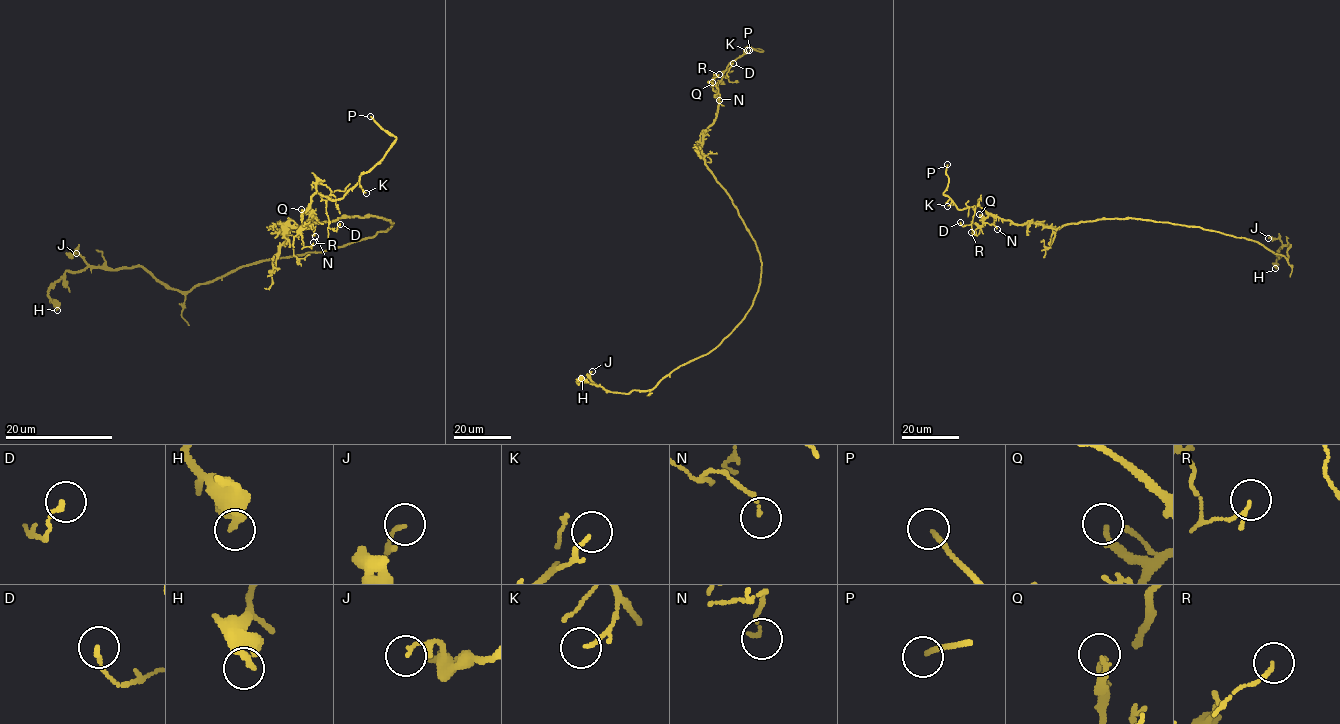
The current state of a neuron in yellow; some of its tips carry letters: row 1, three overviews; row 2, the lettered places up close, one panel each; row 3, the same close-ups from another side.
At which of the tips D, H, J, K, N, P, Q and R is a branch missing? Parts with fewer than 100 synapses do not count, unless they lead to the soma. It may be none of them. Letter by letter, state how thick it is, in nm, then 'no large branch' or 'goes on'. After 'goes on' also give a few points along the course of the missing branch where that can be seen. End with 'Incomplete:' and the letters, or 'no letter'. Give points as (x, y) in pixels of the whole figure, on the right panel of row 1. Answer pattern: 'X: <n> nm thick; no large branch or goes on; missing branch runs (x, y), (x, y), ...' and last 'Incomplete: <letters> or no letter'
D: 150 nm thick; no large branch
H: 440 nm thick; no large branch
J: 120 nm thick; no large branch
K: 150 nm thick; no large branch
N: 120 nm thick; no large branch
P: 170 nm thick; goes on; missing branch runs (947, 164), (950, 139), (942, 123)
Q: 180 nm thick; no large branch
R: 130 nm thick; no large branch
Incomplete: P

